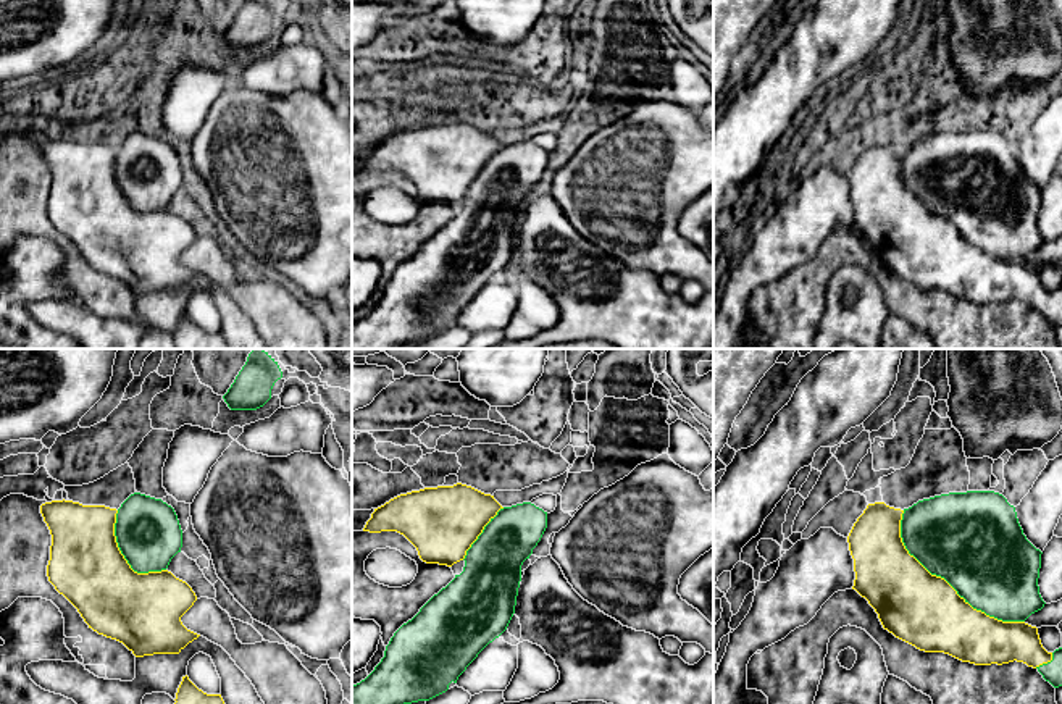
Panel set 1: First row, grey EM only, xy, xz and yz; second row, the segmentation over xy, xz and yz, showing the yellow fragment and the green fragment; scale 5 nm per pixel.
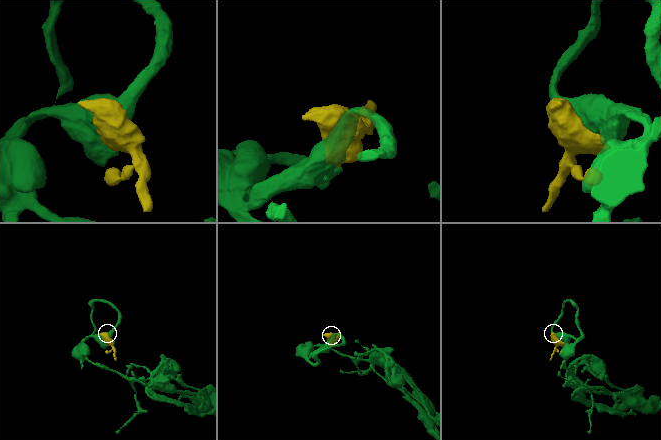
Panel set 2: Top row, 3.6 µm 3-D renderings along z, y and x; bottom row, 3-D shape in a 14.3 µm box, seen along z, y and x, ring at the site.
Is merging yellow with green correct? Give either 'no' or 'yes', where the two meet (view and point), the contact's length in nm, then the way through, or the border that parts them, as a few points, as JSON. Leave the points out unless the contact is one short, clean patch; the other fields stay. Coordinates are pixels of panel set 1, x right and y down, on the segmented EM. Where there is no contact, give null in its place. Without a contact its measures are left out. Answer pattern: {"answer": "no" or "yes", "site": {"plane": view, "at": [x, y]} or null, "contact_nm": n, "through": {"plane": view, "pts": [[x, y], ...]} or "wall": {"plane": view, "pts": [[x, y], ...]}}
{"answer": "yes", "site": {"plane": "yz", "at": [946, 582]}, "contact_nm": 800}

